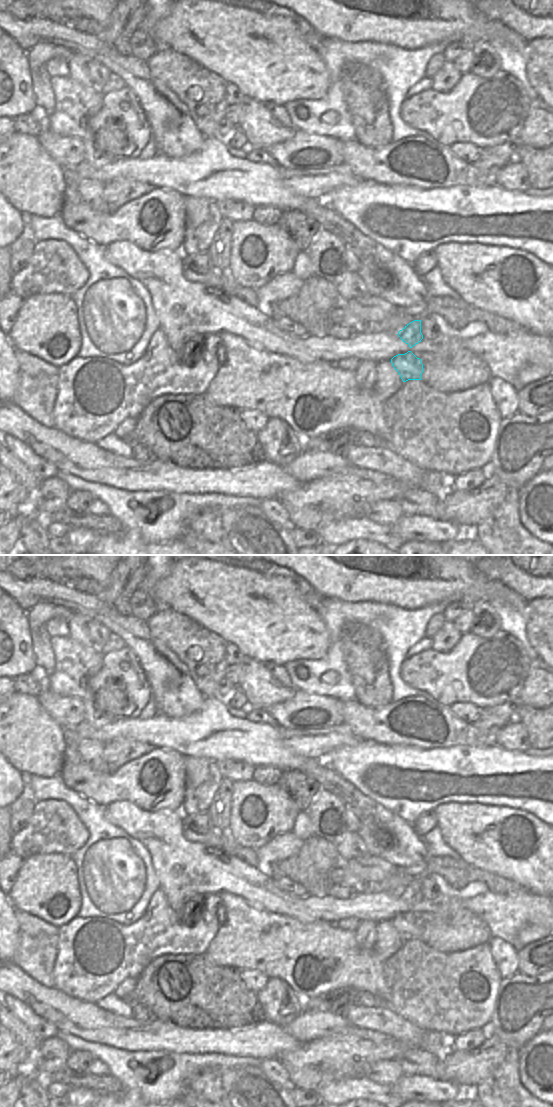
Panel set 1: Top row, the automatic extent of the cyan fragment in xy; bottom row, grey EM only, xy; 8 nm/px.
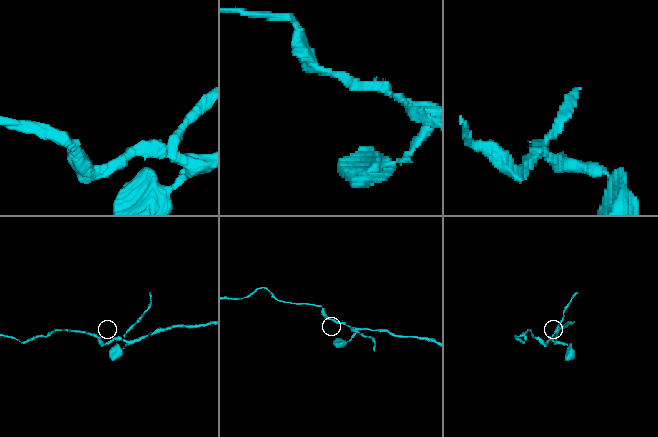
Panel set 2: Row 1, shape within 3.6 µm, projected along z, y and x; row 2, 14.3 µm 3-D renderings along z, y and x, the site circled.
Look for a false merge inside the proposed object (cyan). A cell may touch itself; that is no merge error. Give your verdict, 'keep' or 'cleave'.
cleave

